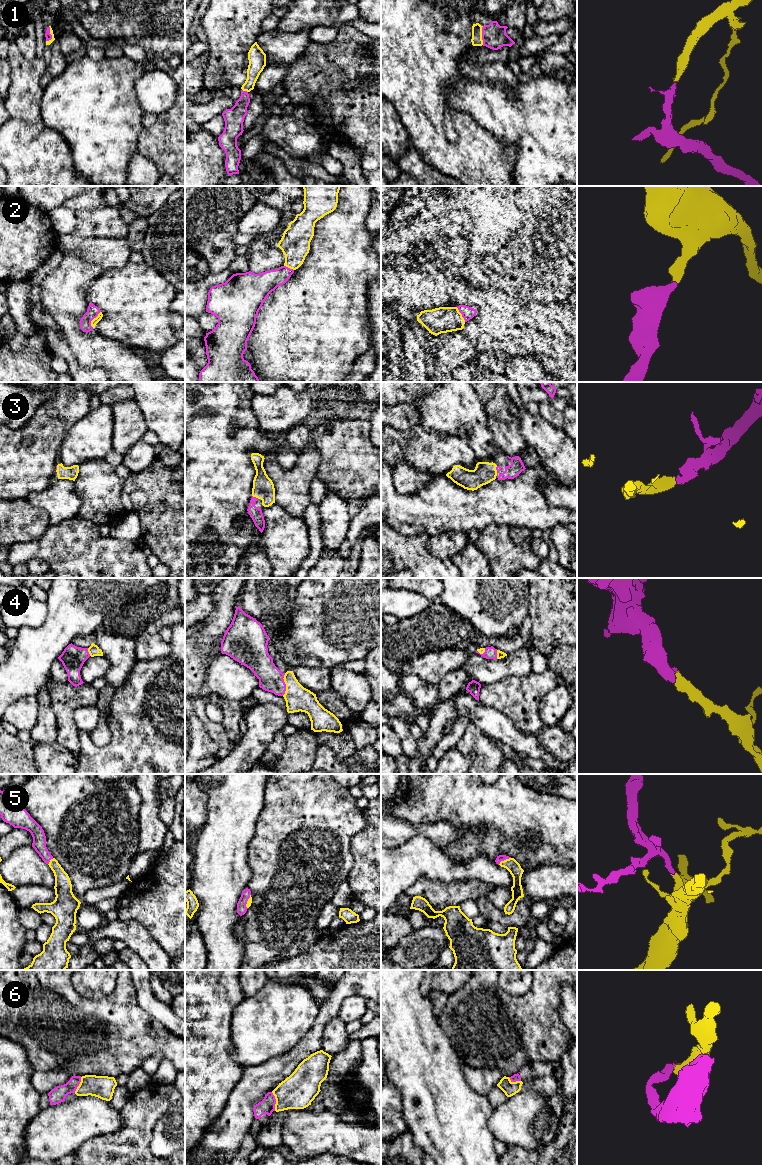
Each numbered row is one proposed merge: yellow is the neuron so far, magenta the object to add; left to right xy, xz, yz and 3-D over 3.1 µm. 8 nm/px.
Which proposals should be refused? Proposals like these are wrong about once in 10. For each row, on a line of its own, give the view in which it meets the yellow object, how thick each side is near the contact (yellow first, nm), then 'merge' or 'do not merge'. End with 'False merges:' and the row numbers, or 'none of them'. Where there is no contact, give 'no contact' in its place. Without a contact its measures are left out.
1: yz | 90/200 nm | merge
2: xy | 50/100 nm | merge
3: xz | 180/100 nm | merge
4: xz | 200/190 nm | merge
5: yz | 100/50 nm | merge
6: xz | 280/120 nm | do not merge
False merges: 6

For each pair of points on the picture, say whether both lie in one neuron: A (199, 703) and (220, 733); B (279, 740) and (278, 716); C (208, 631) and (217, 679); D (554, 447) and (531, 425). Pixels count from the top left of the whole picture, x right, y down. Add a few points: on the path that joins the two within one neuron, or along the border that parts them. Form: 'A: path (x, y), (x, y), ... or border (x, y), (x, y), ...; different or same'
A: path (200, 711), (212, 727); same
B: border (280, 730), (265, 751); different
C: border (216, 655), (207, 668), (205, 680); different
D: path (548, 442), (537, 431); same

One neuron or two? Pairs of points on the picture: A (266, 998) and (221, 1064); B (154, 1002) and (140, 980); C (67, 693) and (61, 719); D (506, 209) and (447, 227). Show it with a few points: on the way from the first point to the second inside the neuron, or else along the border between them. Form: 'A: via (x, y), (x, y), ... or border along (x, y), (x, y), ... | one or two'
A: border along (231, 1026), (231, 1056), (243, 1067) | two
B: via (149, 997), (144, 992), (143, 985) | one
C: via (65, 699), (63, 702), (63, 713) | one
D: border along (465, 208), (471, 222), (470, 232), (466, 237) | two

